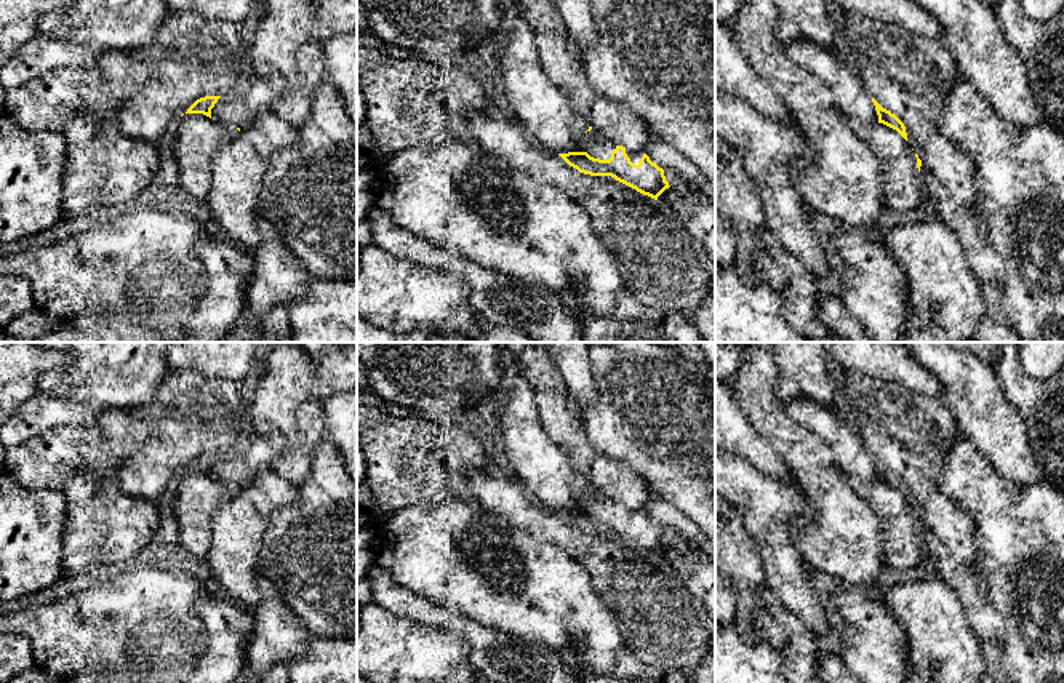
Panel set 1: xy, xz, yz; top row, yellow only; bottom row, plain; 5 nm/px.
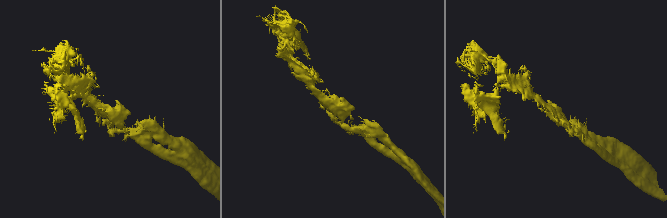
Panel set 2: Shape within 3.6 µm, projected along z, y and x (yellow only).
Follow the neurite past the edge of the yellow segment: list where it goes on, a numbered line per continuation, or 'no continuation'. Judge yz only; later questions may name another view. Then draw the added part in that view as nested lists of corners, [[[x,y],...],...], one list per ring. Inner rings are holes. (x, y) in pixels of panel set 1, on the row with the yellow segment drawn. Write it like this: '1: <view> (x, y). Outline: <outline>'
1: yz (852, 96). Outline: [[[797,38],[784,46],[786,56],[824,83],[838,109],[862,123],[877,123],[878,115],[864,83],[838,59],[838,56],[814,42]]]

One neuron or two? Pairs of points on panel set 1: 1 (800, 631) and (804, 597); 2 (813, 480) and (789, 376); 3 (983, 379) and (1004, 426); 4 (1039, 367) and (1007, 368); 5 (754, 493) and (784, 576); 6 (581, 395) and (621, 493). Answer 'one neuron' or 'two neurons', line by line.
1: two neurons
2: two neurons
3: one neuron
4: two neurons
5: one neuron
6: two neurons

